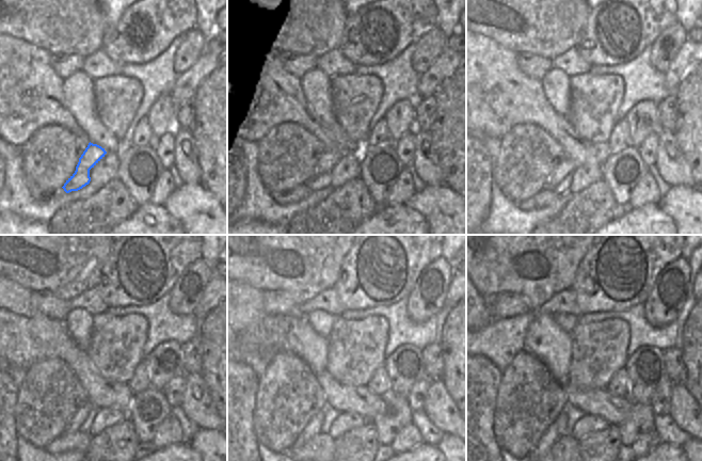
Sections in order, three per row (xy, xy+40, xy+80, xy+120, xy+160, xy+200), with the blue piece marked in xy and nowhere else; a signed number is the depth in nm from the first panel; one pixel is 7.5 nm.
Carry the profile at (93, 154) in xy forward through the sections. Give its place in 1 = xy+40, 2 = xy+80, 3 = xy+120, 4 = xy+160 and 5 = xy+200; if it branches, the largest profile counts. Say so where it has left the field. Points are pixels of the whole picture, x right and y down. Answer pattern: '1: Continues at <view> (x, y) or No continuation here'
1: Continues at xy+40 (321, 178)
2: Continues at xy+80 (559, 180)
3: Continues at xy+120 (81, 422)
4: Continues at xy+160 (321, 422)
5: Continues at xy+200 (547, 440).

